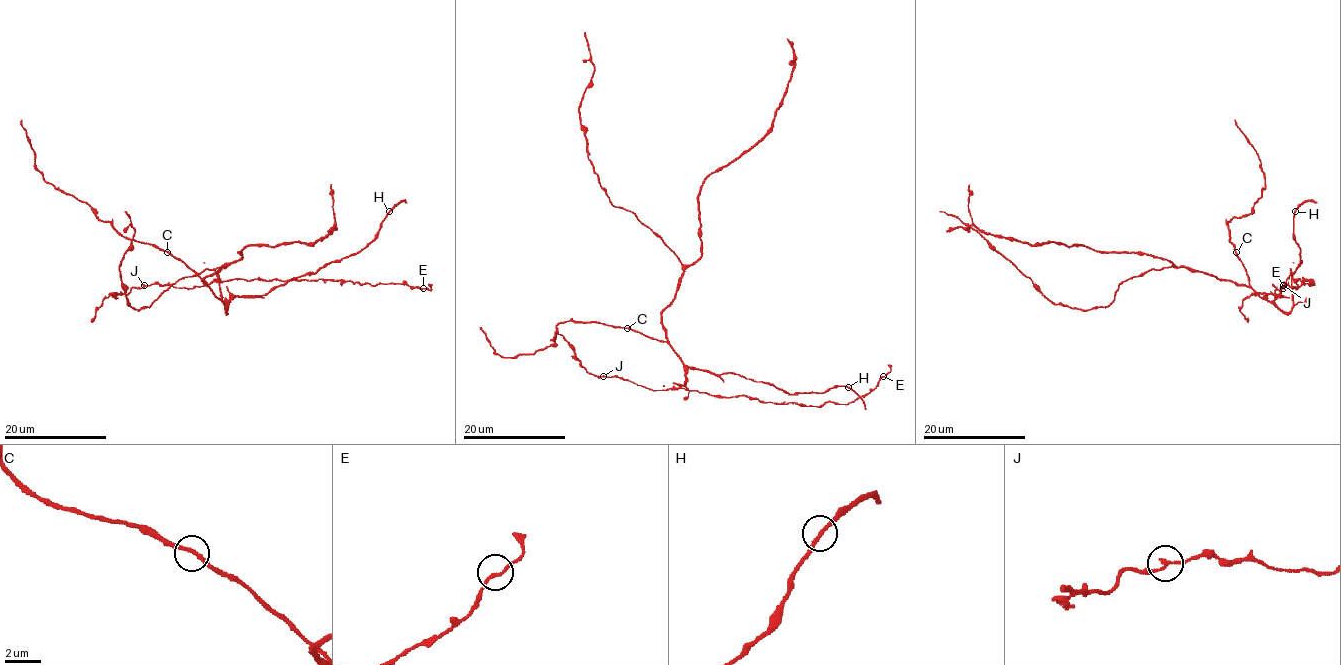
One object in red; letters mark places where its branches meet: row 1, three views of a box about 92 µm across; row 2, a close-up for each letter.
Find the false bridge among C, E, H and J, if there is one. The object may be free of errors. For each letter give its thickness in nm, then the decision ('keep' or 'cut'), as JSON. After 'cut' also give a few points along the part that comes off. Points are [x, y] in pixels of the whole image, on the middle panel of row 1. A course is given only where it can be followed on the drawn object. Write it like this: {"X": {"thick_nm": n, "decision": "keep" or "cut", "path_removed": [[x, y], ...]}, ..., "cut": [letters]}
{"C": {"thick_nm": 190, "decision": "keep"}, "E": {"thick_nm": 180, "decision": "keep"}, "H": {"thick_nm": 190, "decision": "keep"}, "J": {"thick_nm": 160, "decision": "cut", "path_removed": [[604, 376], [593, 376], [586, 371], [562, 335], [557, 332], [550, 340]]}, "cut": ["J"]}

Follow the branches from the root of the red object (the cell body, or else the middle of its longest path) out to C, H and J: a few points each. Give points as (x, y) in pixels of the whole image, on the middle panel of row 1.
C: (670, 303), (661, 314), (666, 341), (627, 328)
H: (670, 303), (661, 314), (665, 336), (680, 360), (694, 369), (735, 373), (773, 383), (788, 393), (848, 387)
J: (670, 303), (661, 314), (661, 323), (669, 345), (683, 364), (685, 383), (652, 390), (604, 376)

